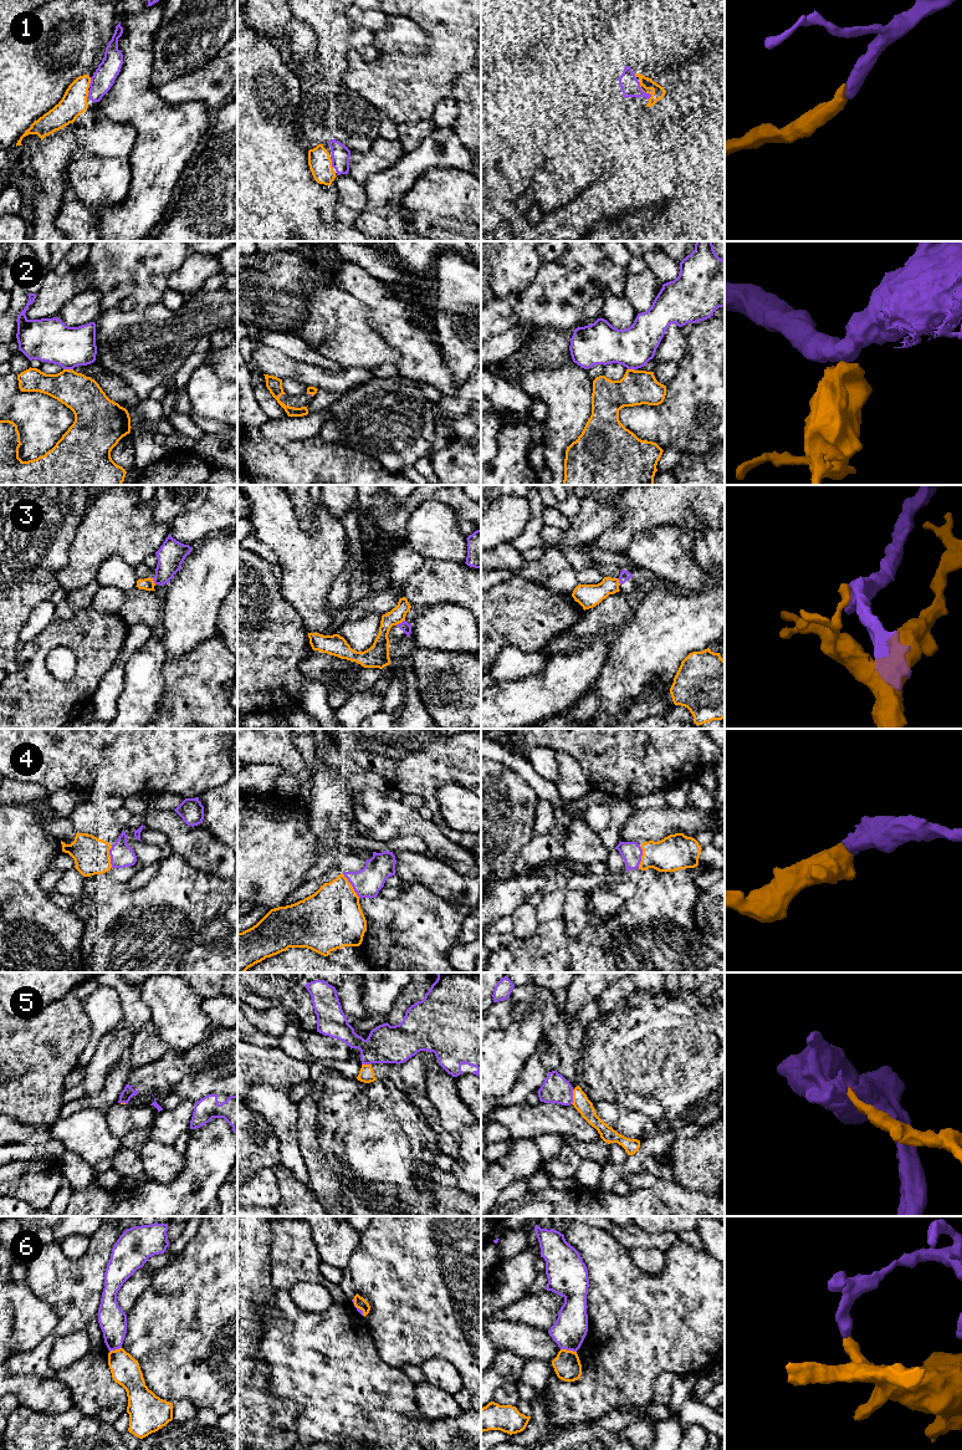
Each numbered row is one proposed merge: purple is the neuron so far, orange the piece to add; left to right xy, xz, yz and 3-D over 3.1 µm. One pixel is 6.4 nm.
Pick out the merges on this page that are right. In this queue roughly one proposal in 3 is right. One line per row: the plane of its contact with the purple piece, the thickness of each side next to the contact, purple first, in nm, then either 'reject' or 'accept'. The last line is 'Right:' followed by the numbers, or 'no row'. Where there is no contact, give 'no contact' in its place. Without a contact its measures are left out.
1: contact in yz; calibres 130 and 80 nm; accept
2: contact in xy; calibres 280 and 240 nm; reject
3: contact in xz; calibres 70 and 140 nm; reject
4: contact in xz; calibres 190 and 400 nm; accept
5: contact in yz; calibres 180 and 110 nm; reject
6: contact in yz; calibres 220 and 180 nm; reject
Right: 1, 4

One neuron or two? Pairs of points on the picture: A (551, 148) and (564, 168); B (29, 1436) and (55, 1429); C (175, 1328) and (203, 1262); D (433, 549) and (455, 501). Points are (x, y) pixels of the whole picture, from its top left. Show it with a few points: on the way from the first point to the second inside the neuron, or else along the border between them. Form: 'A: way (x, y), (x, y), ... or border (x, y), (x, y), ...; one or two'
A: border (566, 153), (543, 159); two
B: way (35, 1436), (49, 1435); one
C: way (192, 1312), (203, 1301), (203, 1279); one
D: border (423, 501), (430, 499), (440, 500), (459, 517); two

